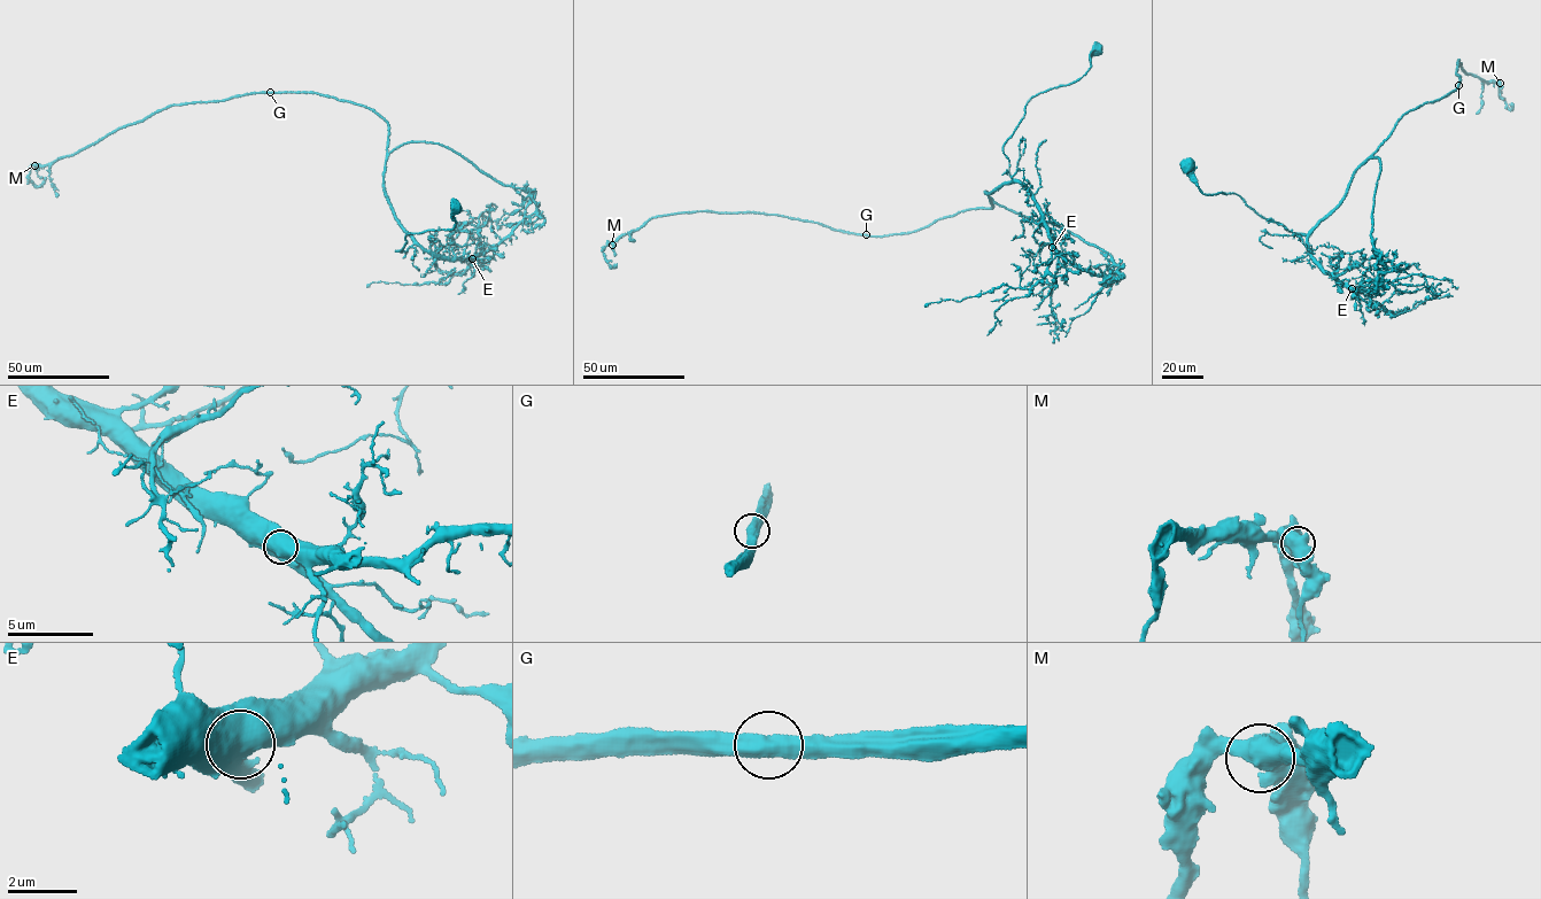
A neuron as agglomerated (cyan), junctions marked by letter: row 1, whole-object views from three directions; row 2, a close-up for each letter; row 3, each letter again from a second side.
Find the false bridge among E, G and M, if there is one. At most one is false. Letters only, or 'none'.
none

